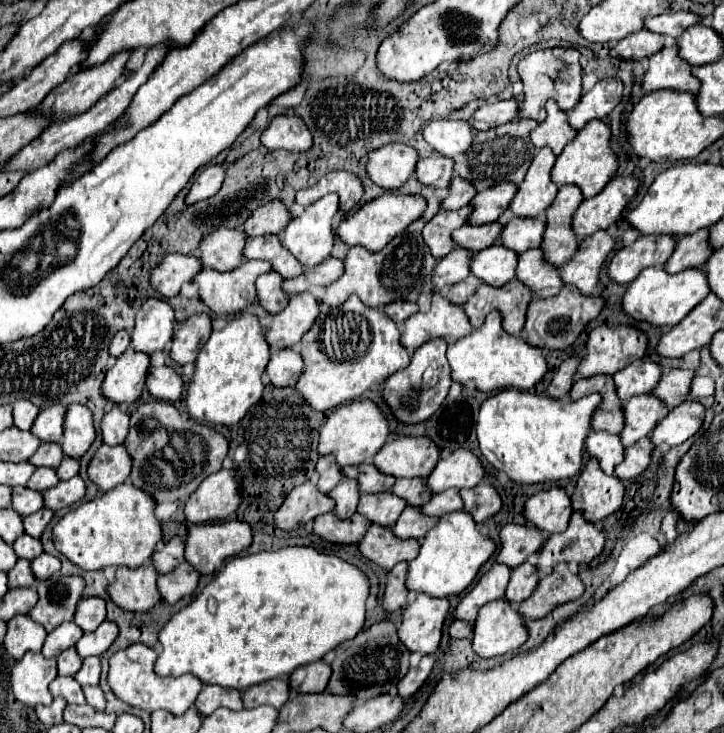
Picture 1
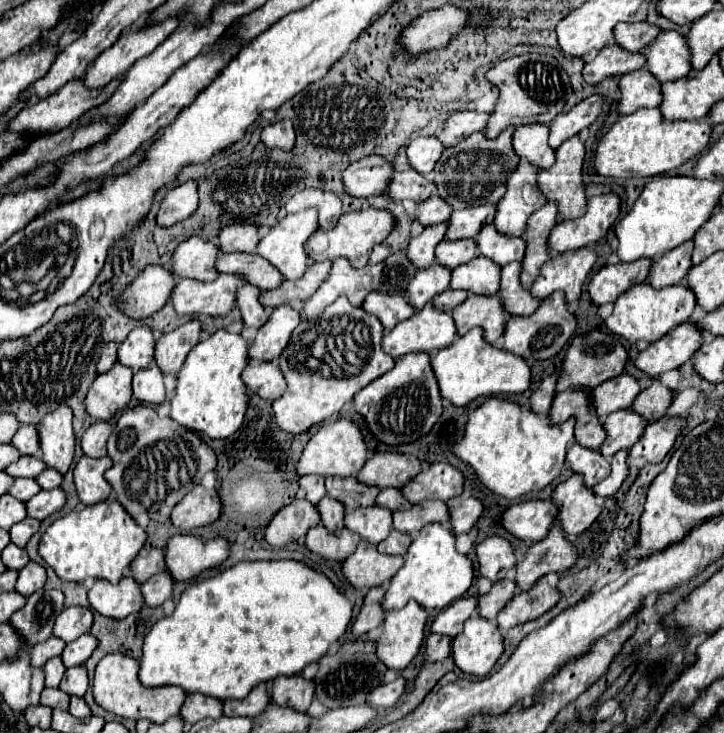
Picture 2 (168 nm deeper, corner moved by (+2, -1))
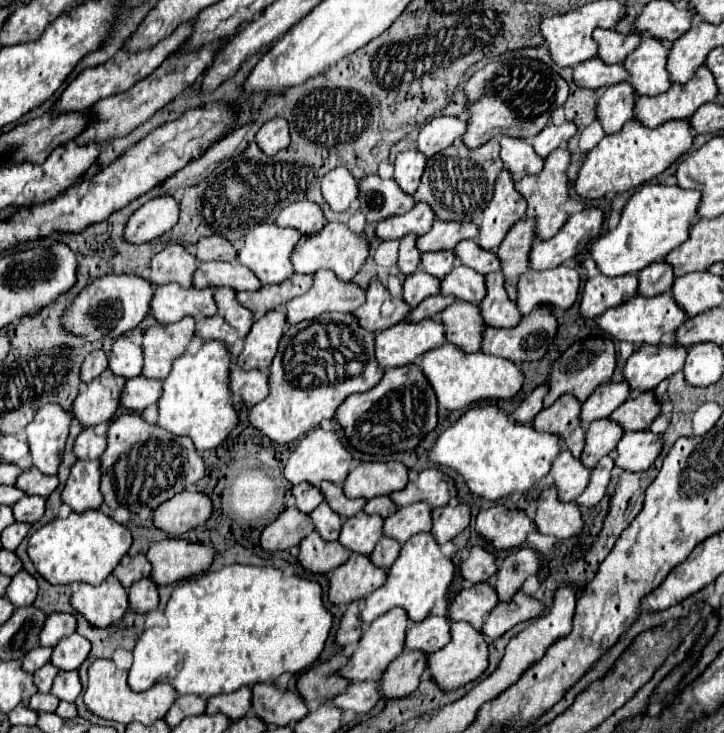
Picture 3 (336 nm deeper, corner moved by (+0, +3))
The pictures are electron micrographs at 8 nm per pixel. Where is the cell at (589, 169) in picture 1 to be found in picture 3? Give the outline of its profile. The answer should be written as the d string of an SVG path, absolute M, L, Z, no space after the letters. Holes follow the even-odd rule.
M556 148L544 162L544 170L540 174L528 174L528 178L522 178L516 182L516 190L528 200L528 216L538 220L536 234L540 240L552 238L568 220L568 214L562 210L562 204L570 198L568 194L568 166L570 166L570 150L568 148Z

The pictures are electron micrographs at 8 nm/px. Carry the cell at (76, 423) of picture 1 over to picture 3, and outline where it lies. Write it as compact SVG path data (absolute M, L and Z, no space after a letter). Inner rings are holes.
M56 404L42 406L26 426L34 466L42 474L58 474L62 452L68 440L72 414Z

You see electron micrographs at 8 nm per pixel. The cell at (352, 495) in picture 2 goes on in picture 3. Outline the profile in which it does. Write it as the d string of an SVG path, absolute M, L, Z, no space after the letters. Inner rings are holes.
M322 482L322 484L320 484L320 490L324 492L326 502L330 504L330 508L332 508L336 514L344 516L344 518L358 514L358 512L364 508L364 502L368 502L366 498L356 498L356 500L346 498L342 486L336 486L334 482Z

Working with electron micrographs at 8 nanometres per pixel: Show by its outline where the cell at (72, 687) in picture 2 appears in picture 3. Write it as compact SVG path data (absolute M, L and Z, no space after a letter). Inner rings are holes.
M64 670L54 678L52 694L56 694L60 700L74 702L80 692L82 692L82 682L80 682L80 676L76 670L70 670L70 672Z

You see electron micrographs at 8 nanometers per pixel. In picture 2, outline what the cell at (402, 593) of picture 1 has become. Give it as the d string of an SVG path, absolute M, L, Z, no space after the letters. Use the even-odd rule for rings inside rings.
M370 588L368 594L364 596L364 602L362 602L362 608L352 624L352 634L354 636L364 636L368 634L372 628L380 626L382 624L382 608L378 606L378 602L382 600L382 594L384 594L384 588Z

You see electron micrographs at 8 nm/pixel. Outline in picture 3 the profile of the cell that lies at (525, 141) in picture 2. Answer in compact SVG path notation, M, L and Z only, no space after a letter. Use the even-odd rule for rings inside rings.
M502 136L500 146L500 158L504 162L504 168L512 172L514 180L524 178L526 174L538 174L542 170L544 158L540 158L536 150L532 150L530 140Z

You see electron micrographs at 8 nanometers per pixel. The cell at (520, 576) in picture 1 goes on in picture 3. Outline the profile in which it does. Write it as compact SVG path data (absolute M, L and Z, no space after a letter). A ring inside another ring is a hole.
M490 582L472 584L454 598L454 602L448 608L448 618L458 622L470 622L476 630L482 628L484 618L490 614L490 610L498 604L498 594Z

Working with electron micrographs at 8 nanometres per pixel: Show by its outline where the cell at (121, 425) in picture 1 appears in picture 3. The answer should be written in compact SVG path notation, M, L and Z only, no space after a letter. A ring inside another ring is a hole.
M84 428L74 442L74 454L80 460L100 458L104 454L104 446L106 446L106 436L96 434L94 428Z

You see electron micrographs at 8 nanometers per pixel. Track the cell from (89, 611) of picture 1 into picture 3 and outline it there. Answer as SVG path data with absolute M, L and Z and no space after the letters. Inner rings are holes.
M56 612L46 618L40 634L40 646L56 646L60 638L68 638L76 632L76 618L68 612Z

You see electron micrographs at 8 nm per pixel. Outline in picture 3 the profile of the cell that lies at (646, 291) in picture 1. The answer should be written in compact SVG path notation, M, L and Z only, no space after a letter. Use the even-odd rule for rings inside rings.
M672 292L658 294L656 298L644 298L642 294L636 294L632 300L606 310L596 322L598 326L610 334L616 340L628 340L628 342L638 342L638 344L658 344L660 338L666 332L676 332L686 320L684 308L672 300Z

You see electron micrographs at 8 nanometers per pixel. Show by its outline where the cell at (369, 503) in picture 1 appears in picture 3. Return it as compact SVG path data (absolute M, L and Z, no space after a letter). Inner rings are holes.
M360 512L344 522L338 540L352 552L372 554L376 542L384 536L382 524L384 524L384 520L378 514Z

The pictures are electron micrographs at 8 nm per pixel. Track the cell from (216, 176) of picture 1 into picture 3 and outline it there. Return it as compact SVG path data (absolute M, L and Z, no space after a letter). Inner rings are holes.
M156 196L130 216L124 228L124 236L136 244L150 242L168 232L178 222L178 216L180 204L174 196Z

